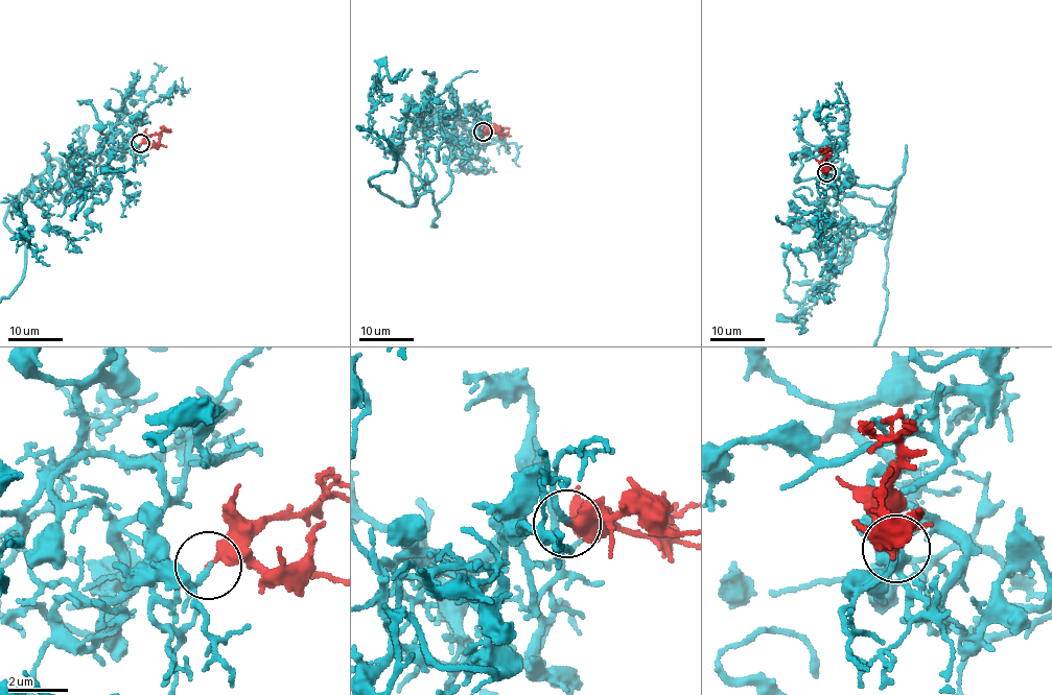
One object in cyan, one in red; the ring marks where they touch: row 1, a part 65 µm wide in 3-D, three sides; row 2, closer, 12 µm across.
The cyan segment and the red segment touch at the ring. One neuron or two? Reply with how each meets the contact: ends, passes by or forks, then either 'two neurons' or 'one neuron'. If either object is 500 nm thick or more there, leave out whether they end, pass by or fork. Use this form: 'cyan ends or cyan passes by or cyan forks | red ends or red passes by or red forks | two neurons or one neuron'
cyan ends | red ends | one neuron

